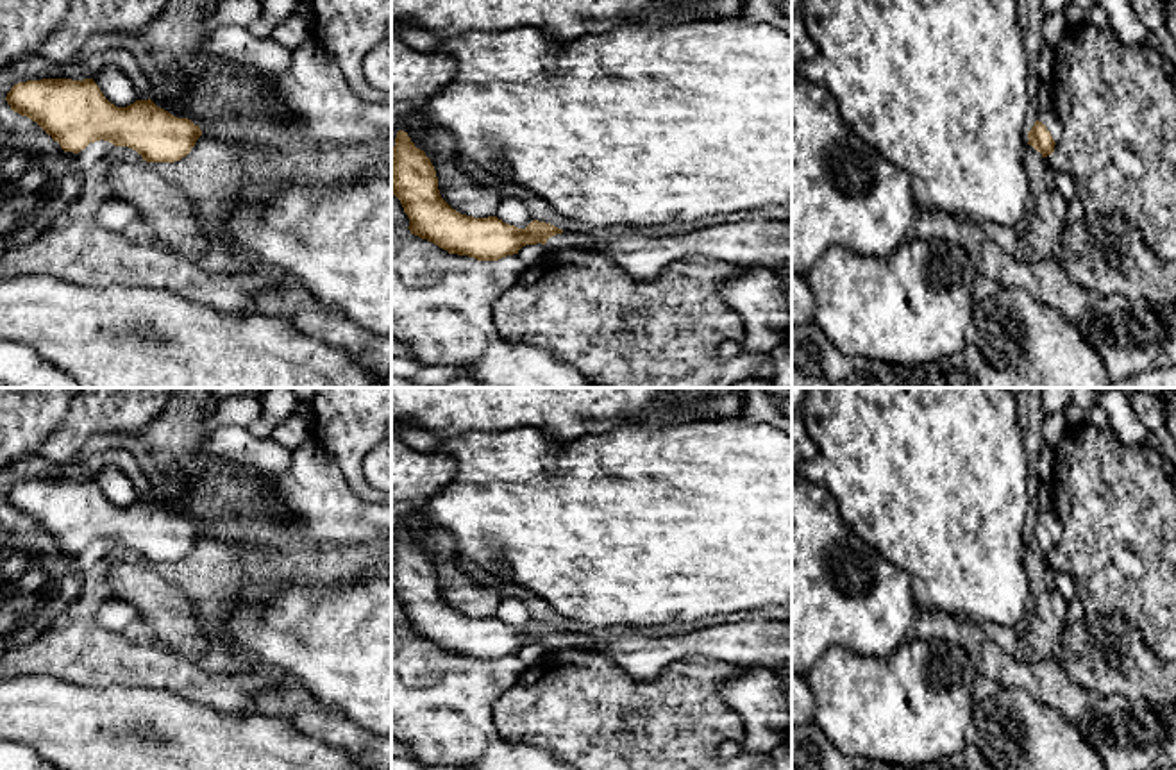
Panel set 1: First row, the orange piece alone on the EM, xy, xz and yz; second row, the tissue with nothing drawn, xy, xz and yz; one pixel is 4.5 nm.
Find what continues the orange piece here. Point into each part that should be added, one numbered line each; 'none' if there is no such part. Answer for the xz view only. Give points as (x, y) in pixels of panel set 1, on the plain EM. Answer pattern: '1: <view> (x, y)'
1: xz (767, 644)

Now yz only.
1: yz (1046, 515)

